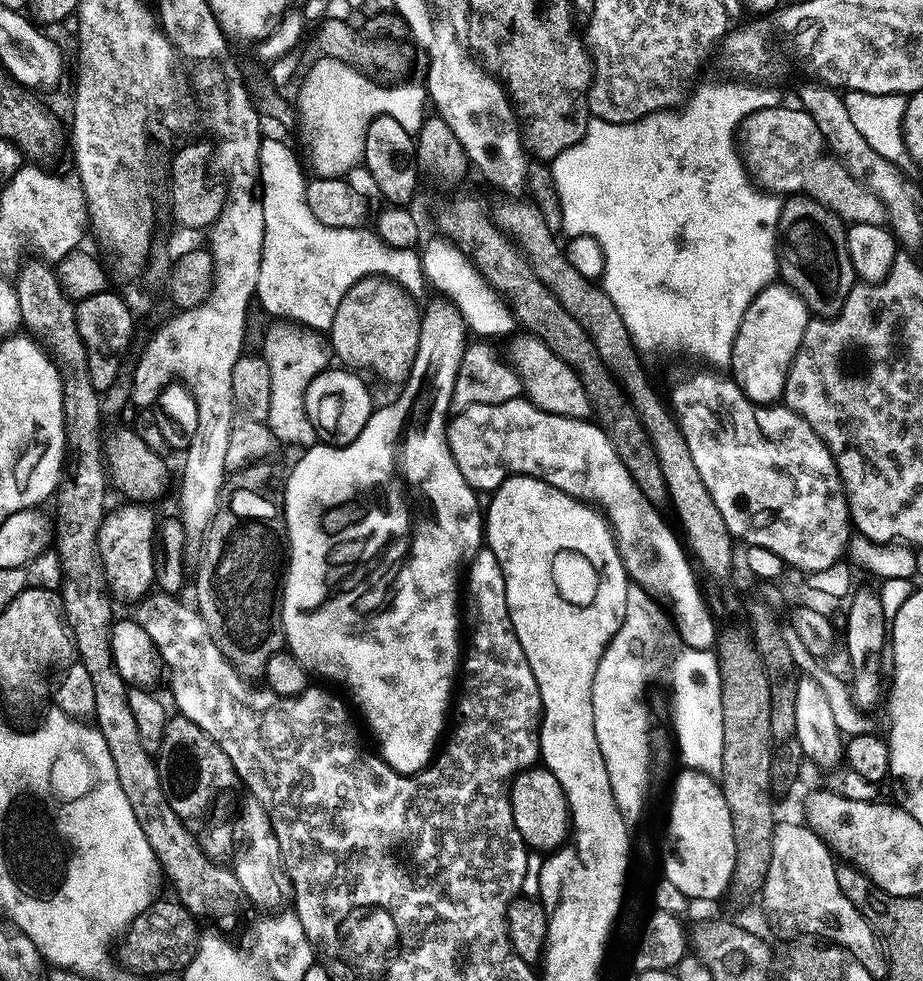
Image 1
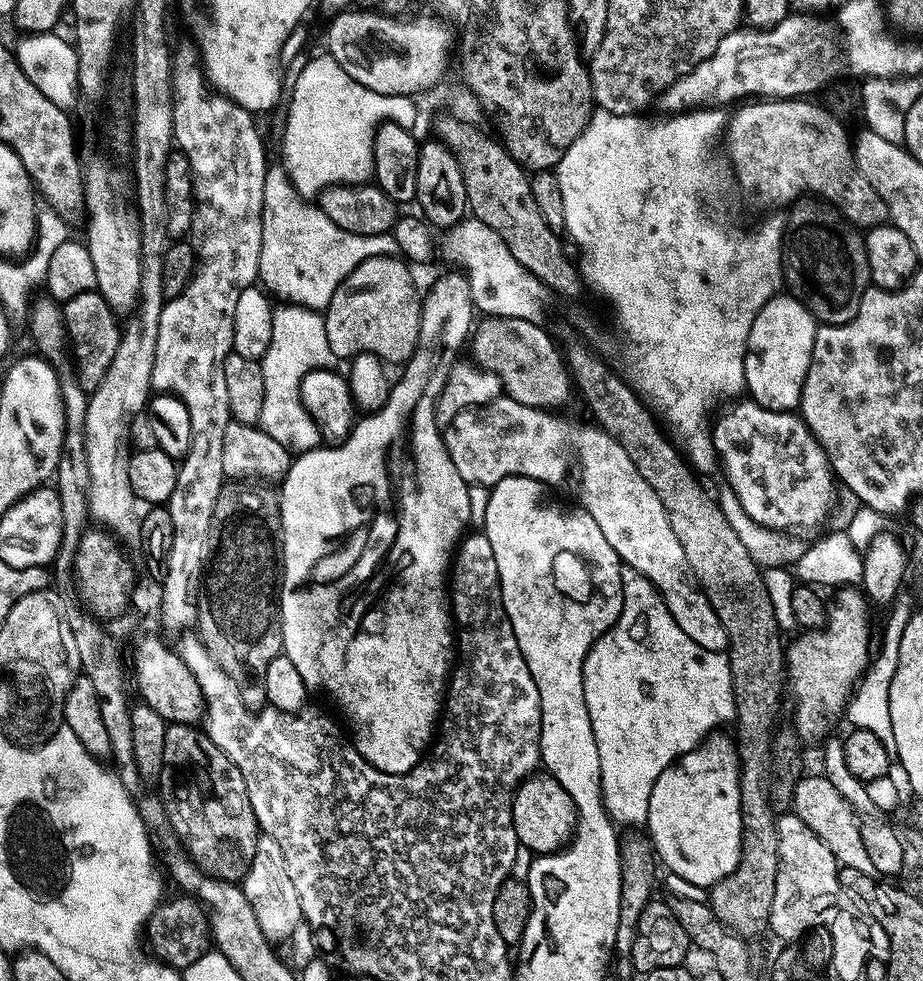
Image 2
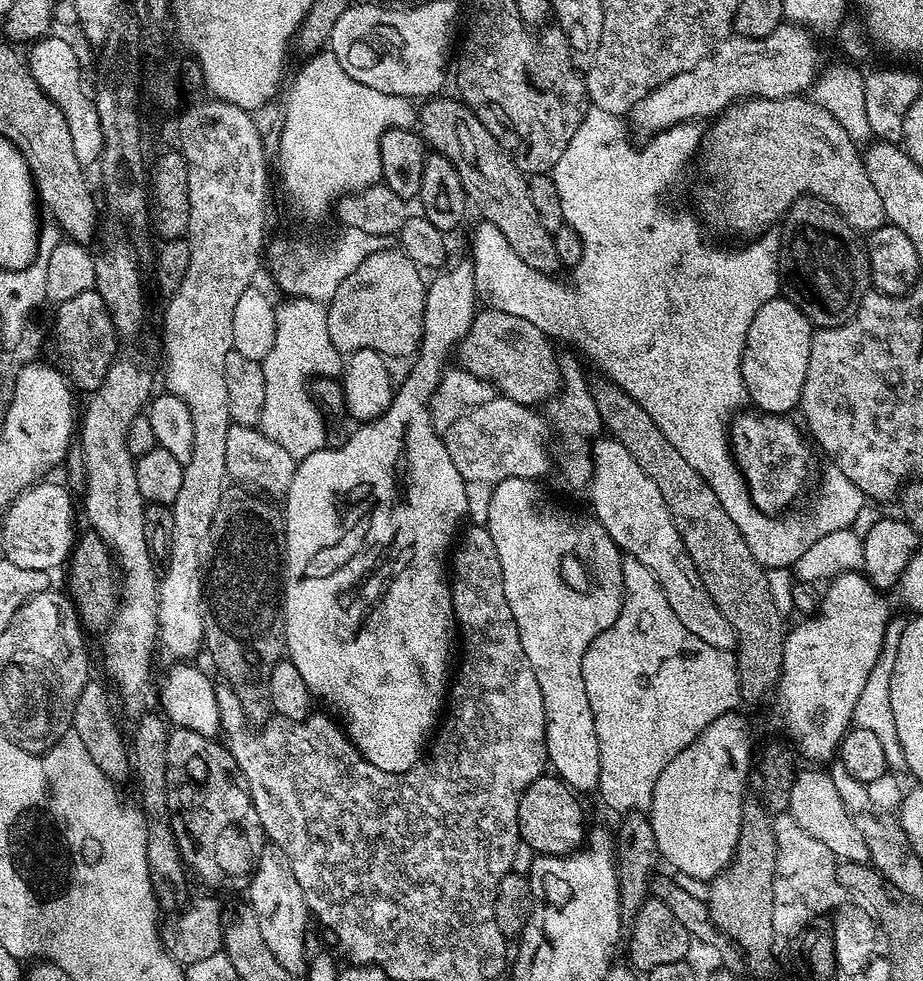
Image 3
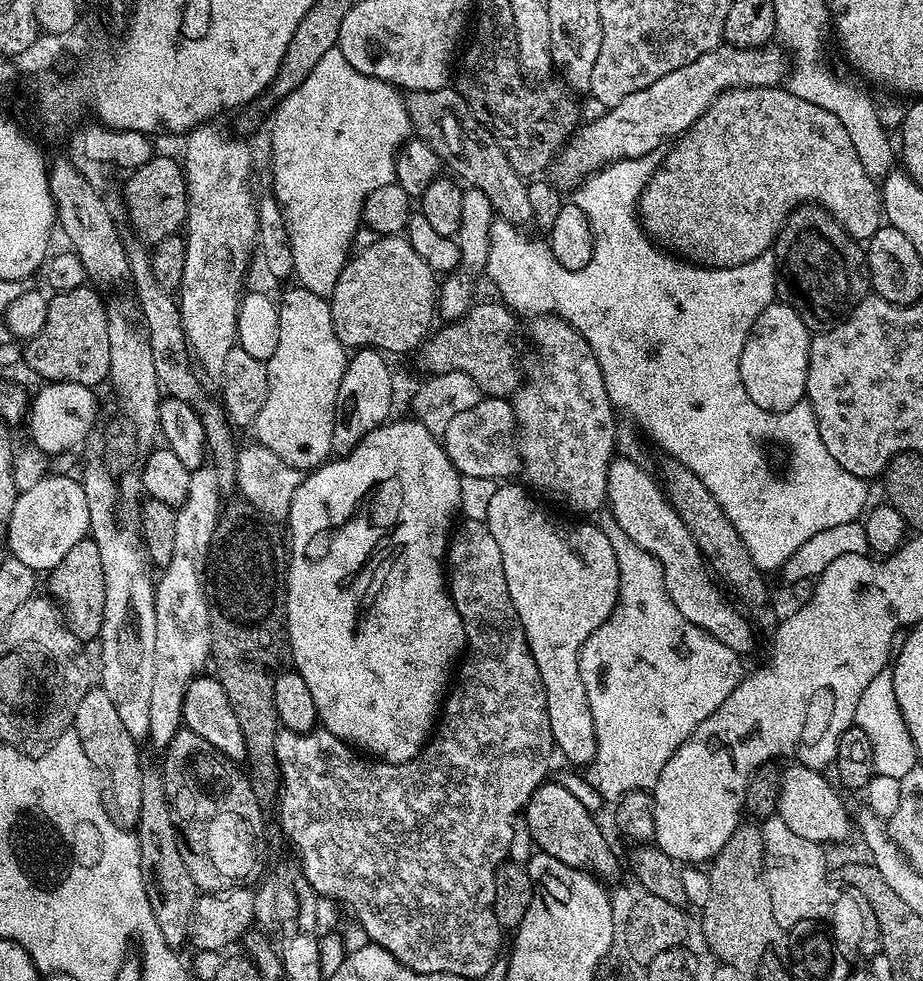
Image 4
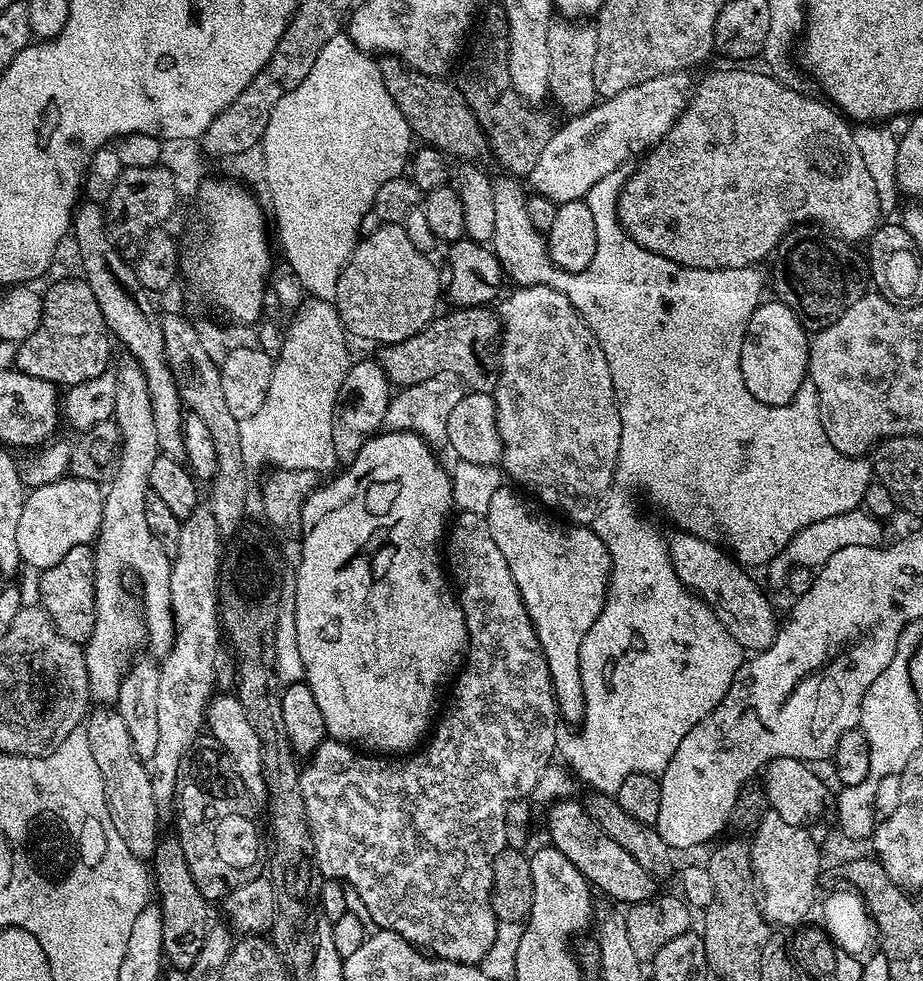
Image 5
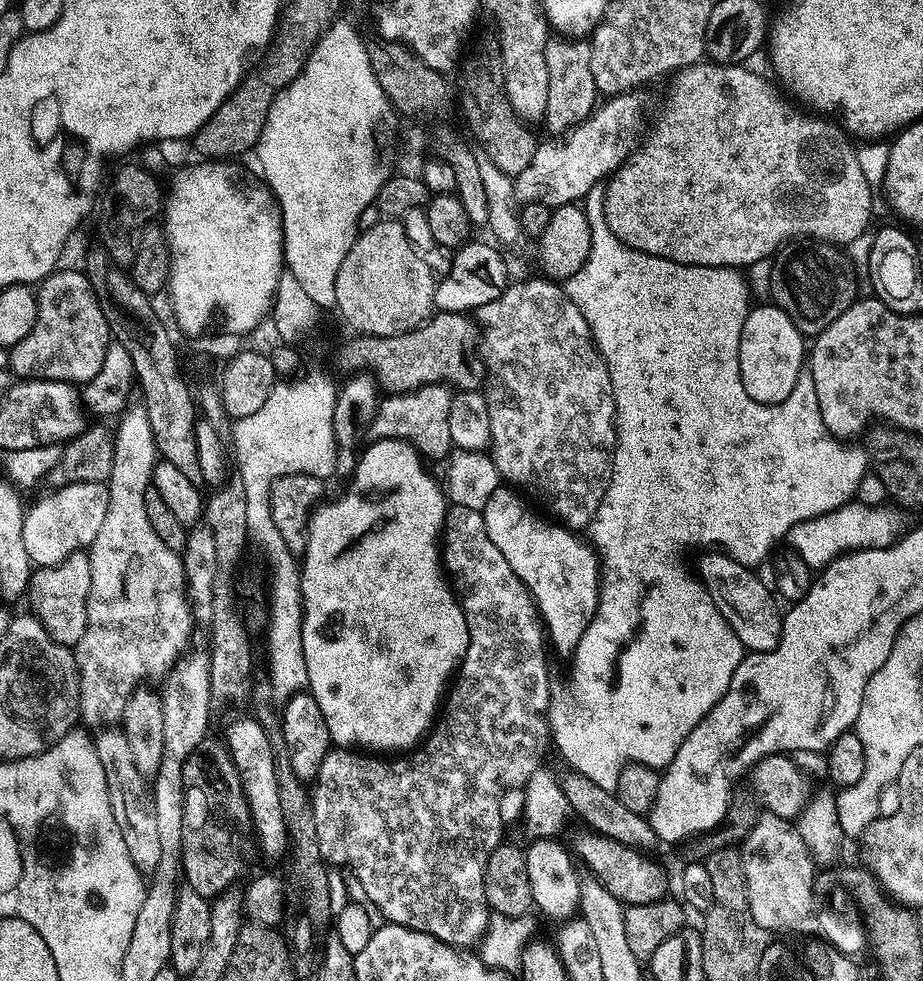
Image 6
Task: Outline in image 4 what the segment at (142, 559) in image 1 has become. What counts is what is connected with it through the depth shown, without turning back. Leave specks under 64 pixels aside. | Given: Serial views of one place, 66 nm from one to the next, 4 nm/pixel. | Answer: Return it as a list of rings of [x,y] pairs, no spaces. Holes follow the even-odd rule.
[[[85,538],[77,542],[73,548],[54,566],[51,572],[47,573],[48,580],[47,595],[55,600],[60,607],[60,615],[64,618],[64,625],[82,642],[95,641],[102,630],[102,618],[104,617],[104,607],[106,606],[106,582],[104,581],[104,571],[102,570],[102,554],[98,554],[98,546],[90,538]]]

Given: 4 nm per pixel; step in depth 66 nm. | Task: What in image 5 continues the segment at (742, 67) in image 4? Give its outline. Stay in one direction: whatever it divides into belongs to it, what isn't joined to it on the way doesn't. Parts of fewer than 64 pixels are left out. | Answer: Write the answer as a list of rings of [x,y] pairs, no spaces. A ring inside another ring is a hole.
[[[681,70],[650,78],[630,90],[622,90],[622,94],[601,99],[580,116],[565,119],[565,124],[561,128],[559,125],[550,142],[546,142],[538,166],[528,173],[527,187],[532,187],[535,195],[550,198],[558,206],[584,200],[594,182],[602,182],[602,178],[611,172],[620,172],[627,160],[635,161],[647,153],[672,129],[691,97],[689,76],[687,71]]]

